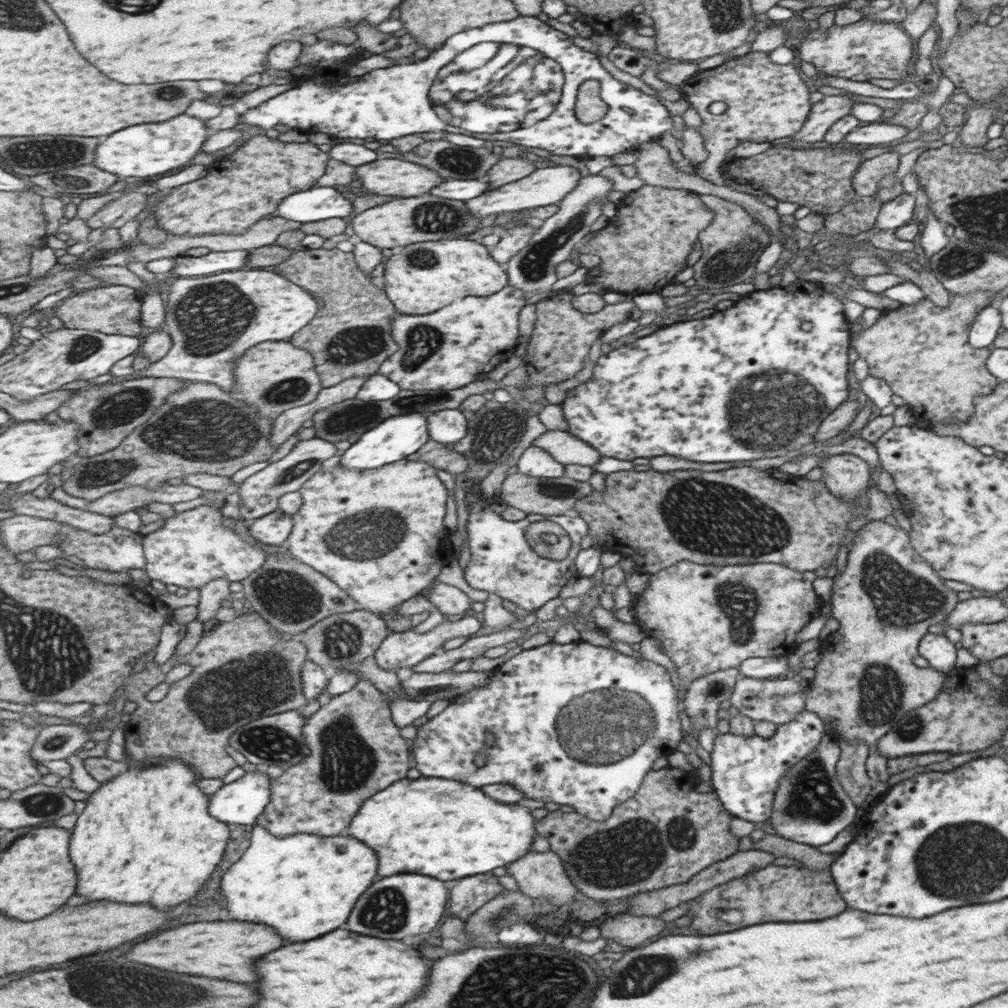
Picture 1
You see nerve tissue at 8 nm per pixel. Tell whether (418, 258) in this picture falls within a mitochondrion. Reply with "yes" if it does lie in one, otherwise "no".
yes

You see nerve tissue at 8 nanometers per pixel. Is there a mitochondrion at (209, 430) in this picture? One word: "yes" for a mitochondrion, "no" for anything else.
yes

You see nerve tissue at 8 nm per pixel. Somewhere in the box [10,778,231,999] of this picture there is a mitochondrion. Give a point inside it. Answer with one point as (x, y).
(46, 804)

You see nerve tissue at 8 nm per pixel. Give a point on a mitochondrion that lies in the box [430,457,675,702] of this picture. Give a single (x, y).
(551, 489)

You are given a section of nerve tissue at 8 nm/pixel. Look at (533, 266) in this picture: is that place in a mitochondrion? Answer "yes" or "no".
yes

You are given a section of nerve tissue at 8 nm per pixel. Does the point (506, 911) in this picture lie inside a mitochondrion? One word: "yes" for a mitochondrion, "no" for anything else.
yes

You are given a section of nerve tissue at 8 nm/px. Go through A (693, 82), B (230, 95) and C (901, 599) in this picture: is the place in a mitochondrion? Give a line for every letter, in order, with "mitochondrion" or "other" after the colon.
A: other
B: other
C: mitochondrion

